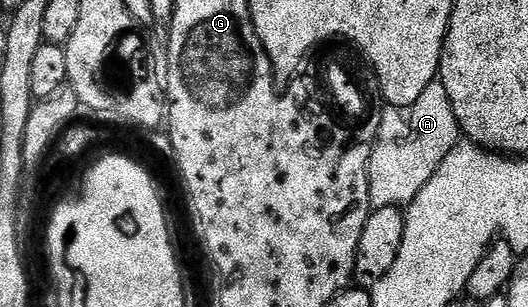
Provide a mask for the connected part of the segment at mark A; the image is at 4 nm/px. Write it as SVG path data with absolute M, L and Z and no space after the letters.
M436 80L429 84L429 88L425 88L425 92L421 92L421 96L417 96L417 100L413 100L413 104L408 106L387 106L386 109L379 114L379 131L375 137L375 144L371 148L371 159L367 165L367 175L369 176L369 188L372 192L379 190L408 190L414 192L425 188L425 184L429 184L429 180L433 176L433 172L437 172L437 168L441 168L441 160L445 160L445 156L449 156L449 152L454 146L460 145L461 131L457 124L457 116L453 116L453 108L449 104L449 92L445 92L442 82Z

